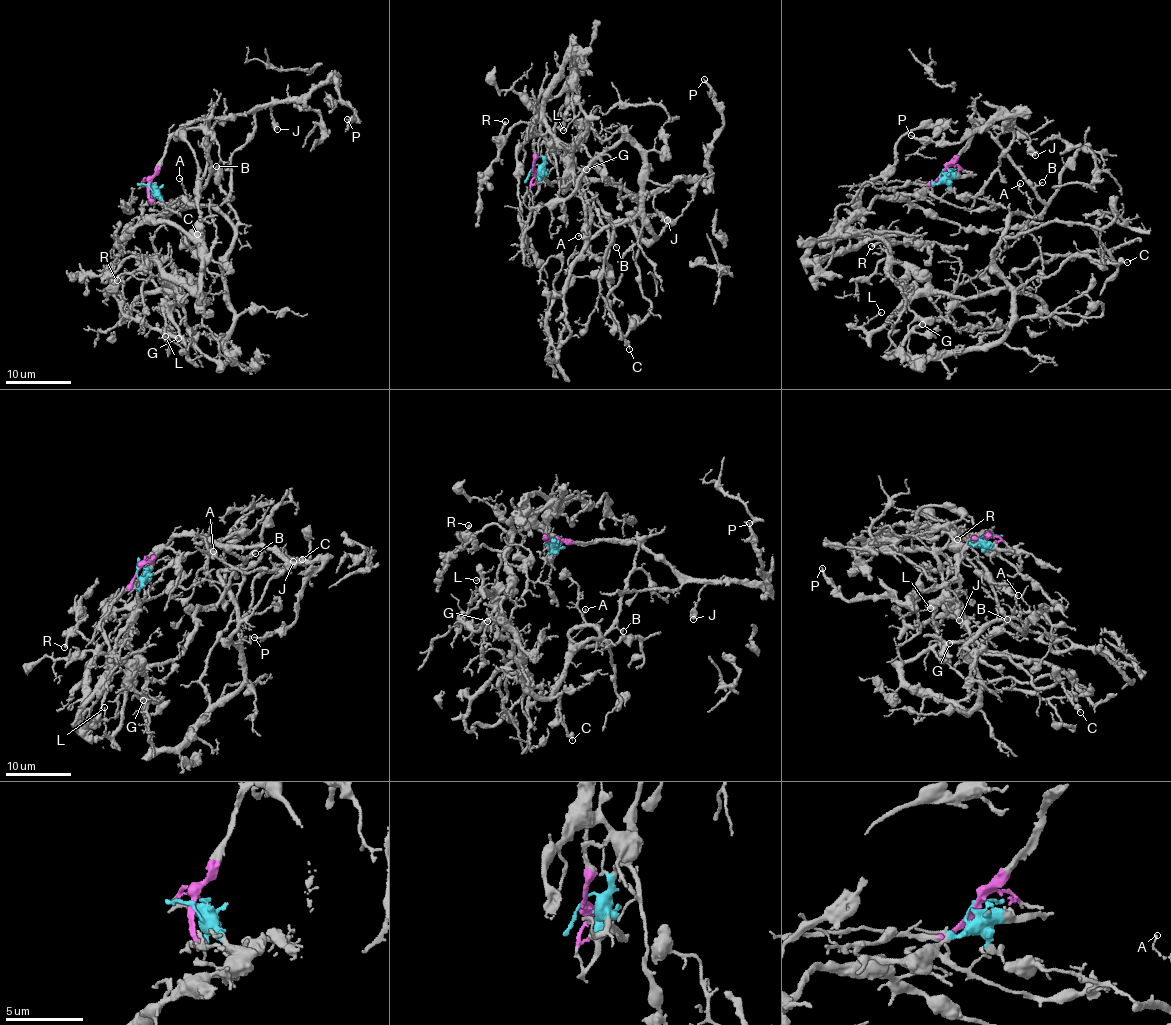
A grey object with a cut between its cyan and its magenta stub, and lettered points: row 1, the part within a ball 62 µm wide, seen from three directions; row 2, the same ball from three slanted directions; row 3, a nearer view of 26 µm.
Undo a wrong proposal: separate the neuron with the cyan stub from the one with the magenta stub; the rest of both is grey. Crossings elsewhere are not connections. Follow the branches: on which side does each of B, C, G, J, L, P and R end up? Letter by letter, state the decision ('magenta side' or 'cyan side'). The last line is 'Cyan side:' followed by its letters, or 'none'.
B: cyan side
C: cyan side
G: cyan side
J: magenta side
L: cyan side
P: magenta side
R: cyan side
Cyan side: B, C, G, L, R

